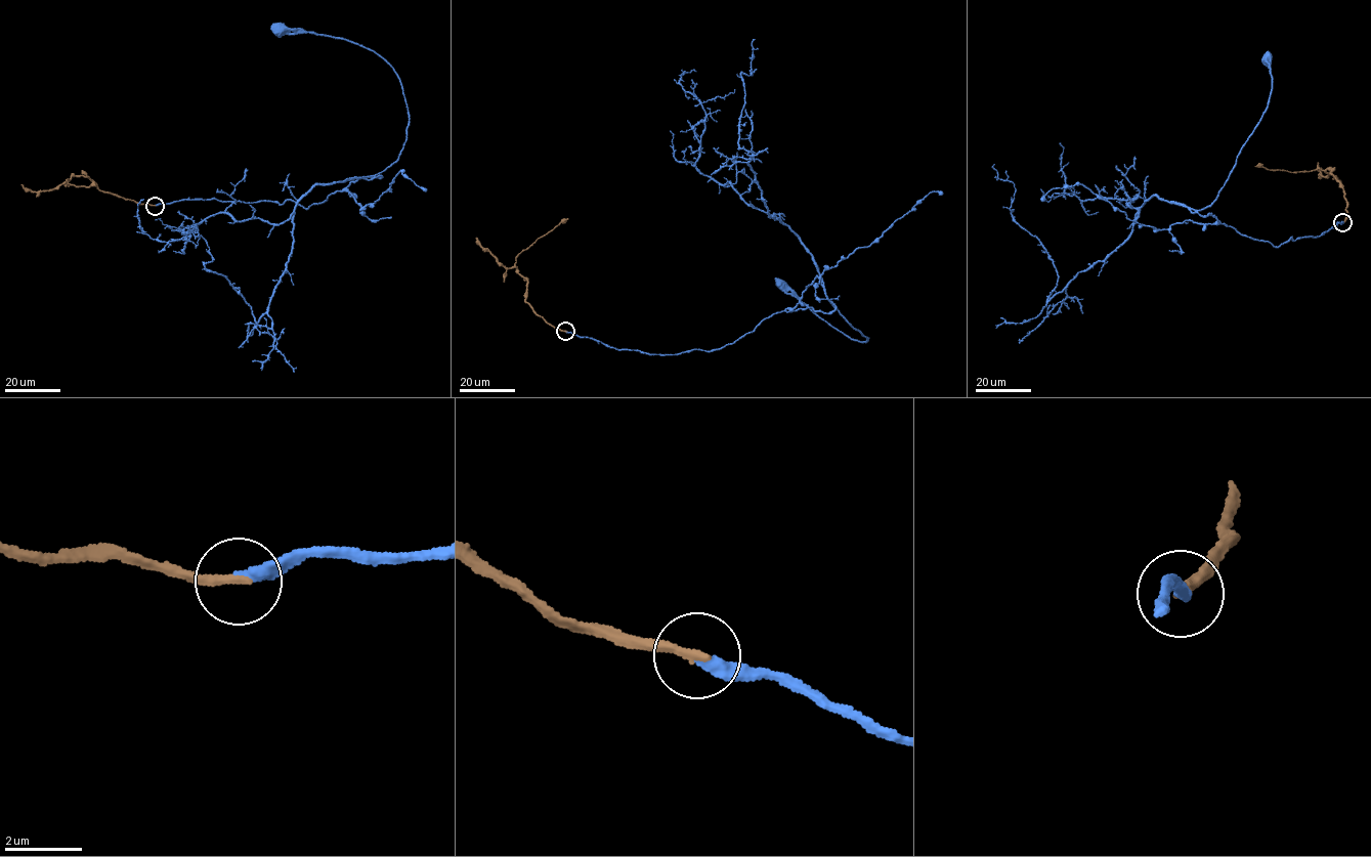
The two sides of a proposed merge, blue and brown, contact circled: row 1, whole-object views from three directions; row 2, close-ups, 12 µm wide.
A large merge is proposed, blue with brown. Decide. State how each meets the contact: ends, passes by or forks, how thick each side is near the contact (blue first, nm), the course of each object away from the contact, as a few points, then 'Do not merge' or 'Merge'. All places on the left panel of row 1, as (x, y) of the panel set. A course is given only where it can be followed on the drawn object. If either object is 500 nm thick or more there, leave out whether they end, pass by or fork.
At the ring blue ends. At the ring brown ends. Thickness 320 nm (blue) against 240 nm. Course of blue: (155, 206), (307, 209), (394, 162), (409, 118), (392, 69), (342, 39), (280, 30). Course of brown: (155, 206), (100, 190), (85, 176), (66, 180), (78, 187), (95, 185). Merge

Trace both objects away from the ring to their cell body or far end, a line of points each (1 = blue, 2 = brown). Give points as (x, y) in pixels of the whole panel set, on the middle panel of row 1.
1: (565, 331), (650, 354), (712, 351), (775, 313), (830, 313), (830, 303), (867, 340), (849, 338), (780, 286)
2: (565, 331), (546, 323), (526, 302), (526, 279), (515, 265), (515, 258), (567, 218)

